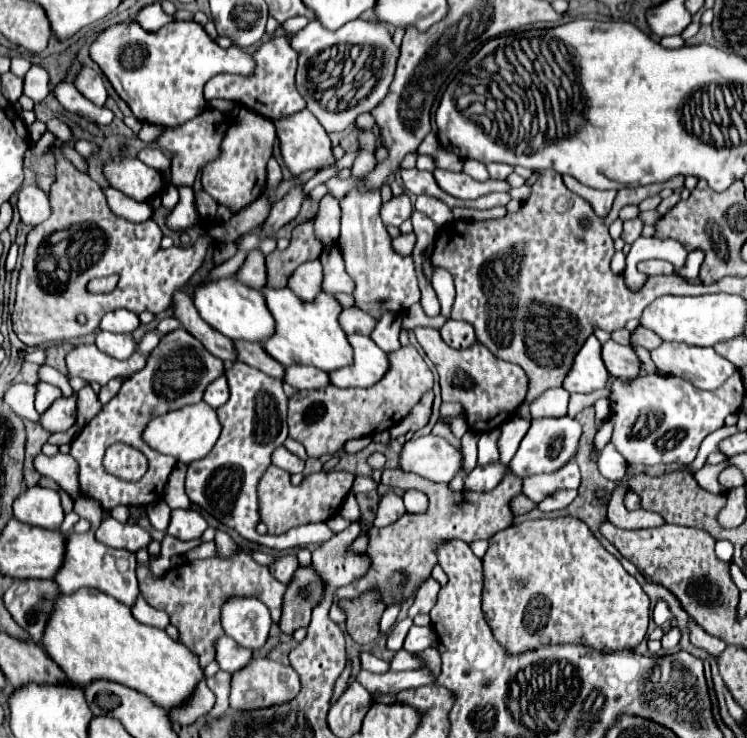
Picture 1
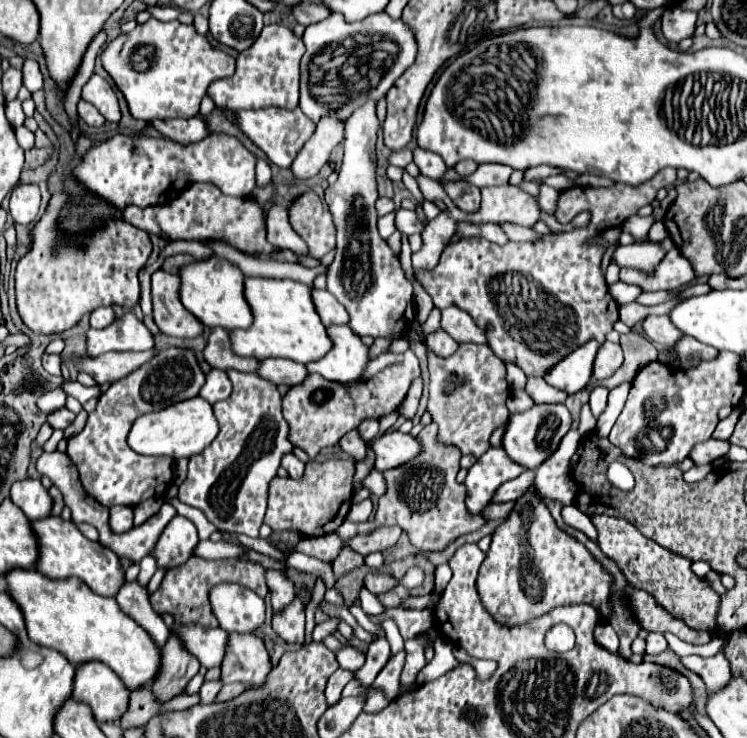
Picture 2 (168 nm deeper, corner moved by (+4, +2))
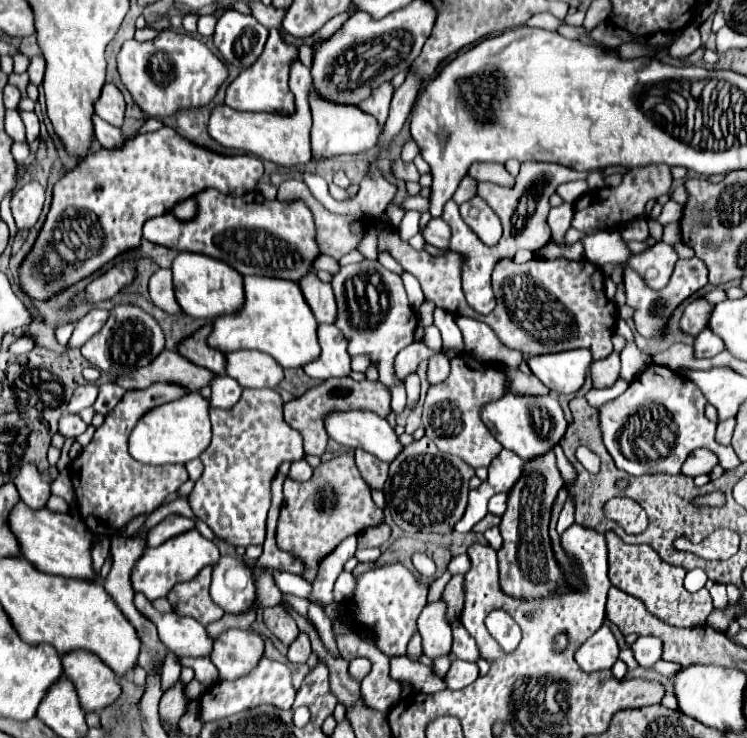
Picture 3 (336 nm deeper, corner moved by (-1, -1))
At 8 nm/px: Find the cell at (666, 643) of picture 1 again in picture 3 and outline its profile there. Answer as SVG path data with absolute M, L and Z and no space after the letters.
M638 637L632 645L630 645L634 659L640 667L650 667L652 663L660 661L662 655L662 641L656 637Z

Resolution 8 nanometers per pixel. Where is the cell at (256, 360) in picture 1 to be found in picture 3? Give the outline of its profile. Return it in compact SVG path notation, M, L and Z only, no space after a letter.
M202 325L194 335L186 337L178 343L178 353L184 355L194 365L210 369L214 375L224 375L224 371L226 371L224 355L206 345L206 337L210 335L210 331L212 331L210 325Z

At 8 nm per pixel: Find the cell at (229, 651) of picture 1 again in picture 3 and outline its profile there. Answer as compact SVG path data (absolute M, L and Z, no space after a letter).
M135 593L134 605L140 615L148 617L158 627L160 641L178 657L206 657L212 651L214 639L208 637L206 629L192 617L180 617L174 611L160 613L142 595Z

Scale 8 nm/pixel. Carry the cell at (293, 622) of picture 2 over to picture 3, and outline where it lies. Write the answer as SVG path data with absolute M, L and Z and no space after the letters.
M300 633L298 639L292 643L292 647L288 649L288 661L292 661L292 663L306 663L310 653L312 653L312 649L310 649L308 635Z

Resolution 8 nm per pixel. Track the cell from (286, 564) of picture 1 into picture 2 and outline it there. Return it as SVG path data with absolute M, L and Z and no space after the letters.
M267 570L267 586L271 590L273 610L281 610L295 598L293 580L289 580L281 570Z

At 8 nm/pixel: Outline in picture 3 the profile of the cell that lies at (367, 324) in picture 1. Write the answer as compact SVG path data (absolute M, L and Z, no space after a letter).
M308 273L298 281L308 307L316 315L318 323L334 323L336 321L336 301L330 283L320 281L314 273Z

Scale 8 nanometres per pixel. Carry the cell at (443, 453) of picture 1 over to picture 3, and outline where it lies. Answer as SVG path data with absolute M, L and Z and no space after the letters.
M360 409L330 411L324 417L324 427L326 427L328 437L334 439L336 443L340 443L344 447L352 447L352 449L364 449L364 451L368 451L388 463L394 461L396 455L402 451L402 445L398 443L398 437L396 437L394 429L390 427L390 423L372 411L360 411Z

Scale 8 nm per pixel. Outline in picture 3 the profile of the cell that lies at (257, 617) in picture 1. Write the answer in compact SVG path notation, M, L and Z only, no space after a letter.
M222 555L212 567L210 595L226 613L242 613L254 603L254 577L250 567L232 555Z

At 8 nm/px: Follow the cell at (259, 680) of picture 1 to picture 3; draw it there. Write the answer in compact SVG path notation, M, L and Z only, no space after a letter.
M228 629L214 639L210 661L220 671L220 679L238 679L256 667L264 655L264 641L244 629Z

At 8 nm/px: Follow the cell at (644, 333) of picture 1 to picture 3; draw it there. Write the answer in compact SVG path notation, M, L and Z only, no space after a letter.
M694 299L692 303L686 305L684 309L684 315L682 315L682 329L686 333L690 333L692 337L696 337L702 329L708 327L708 315L712 311L712 303L708 303L706 299Z

